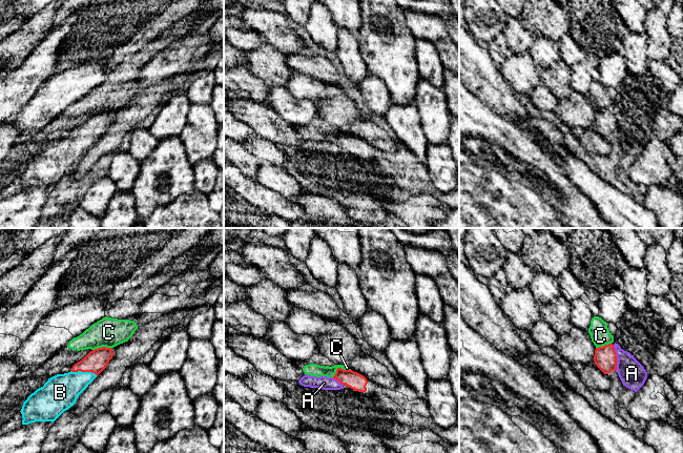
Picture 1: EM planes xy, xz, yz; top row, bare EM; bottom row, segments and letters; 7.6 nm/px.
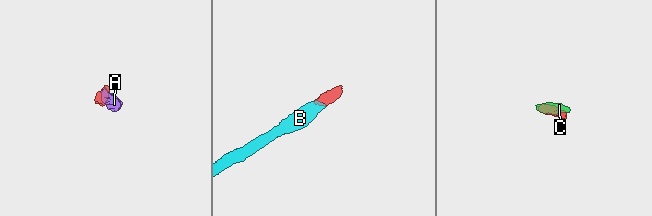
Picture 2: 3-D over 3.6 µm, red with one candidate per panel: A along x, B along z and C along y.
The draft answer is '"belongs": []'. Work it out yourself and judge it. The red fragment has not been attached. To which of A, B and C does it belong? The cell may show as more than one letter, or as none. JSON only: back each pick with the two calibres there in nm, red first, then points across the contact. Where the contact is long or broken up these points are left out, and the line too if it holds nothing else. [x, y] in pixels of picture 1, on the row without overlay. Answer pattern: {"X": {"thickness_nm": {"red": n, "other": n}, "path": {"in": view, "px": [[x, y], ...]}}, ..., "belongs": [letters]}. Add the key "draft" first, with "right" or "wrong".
{"draft": "wrong", "B": {"thickness_nm": {"red": 170, "other": 280}, "path": {"in": "xy", "px": [[96, 125], [83, 136], [60, 157]]}}, "belongs": ["B"]}

